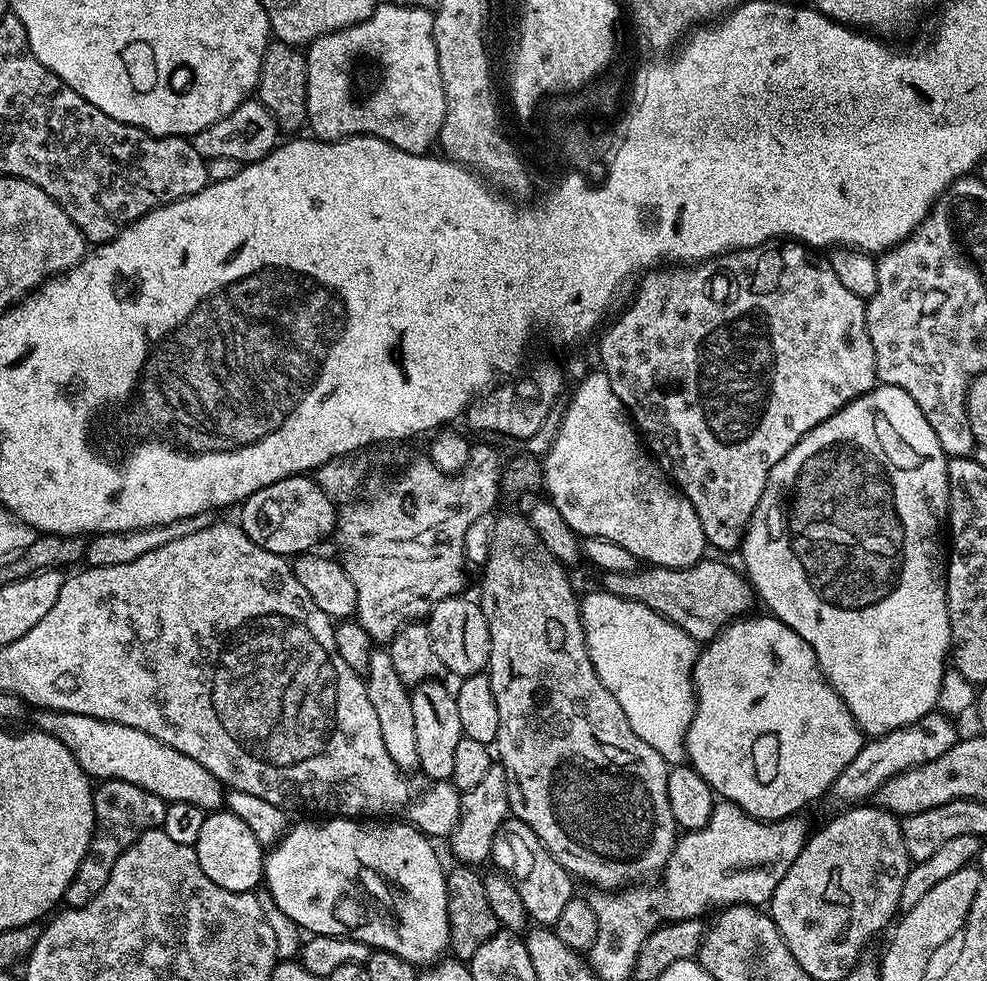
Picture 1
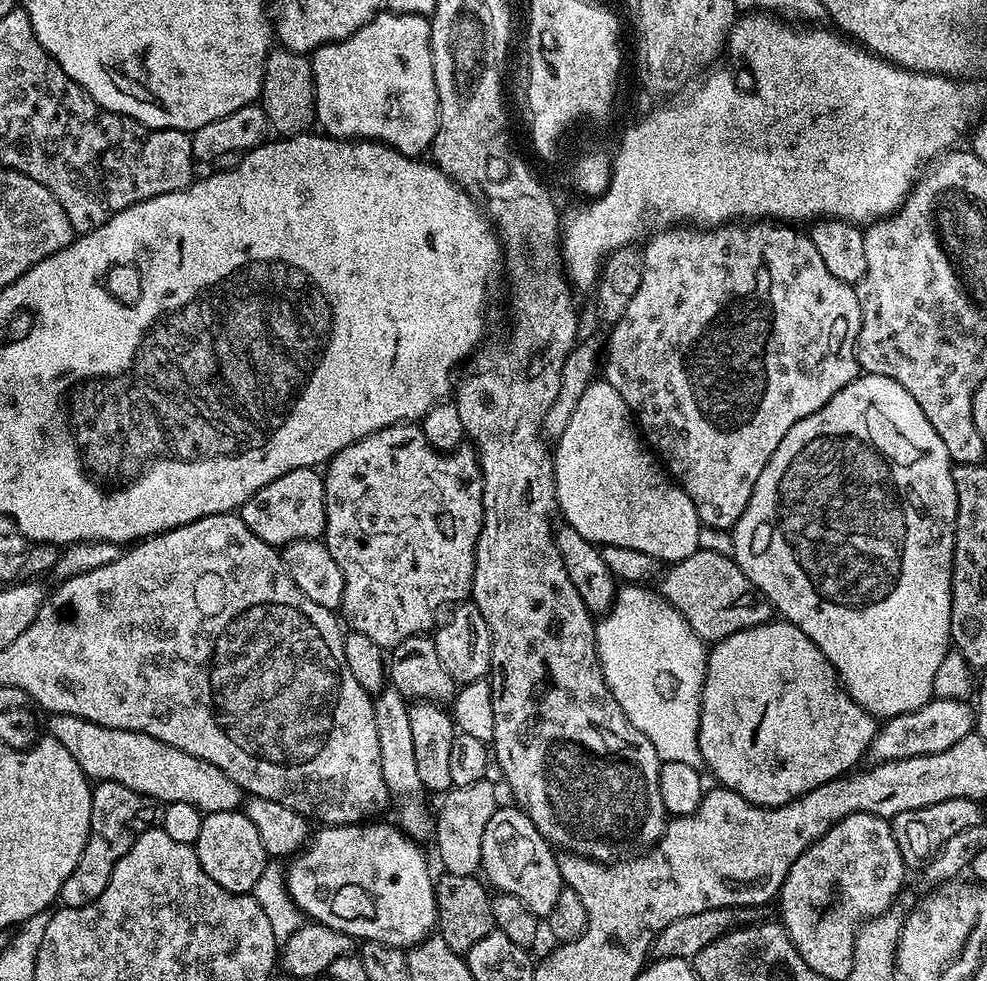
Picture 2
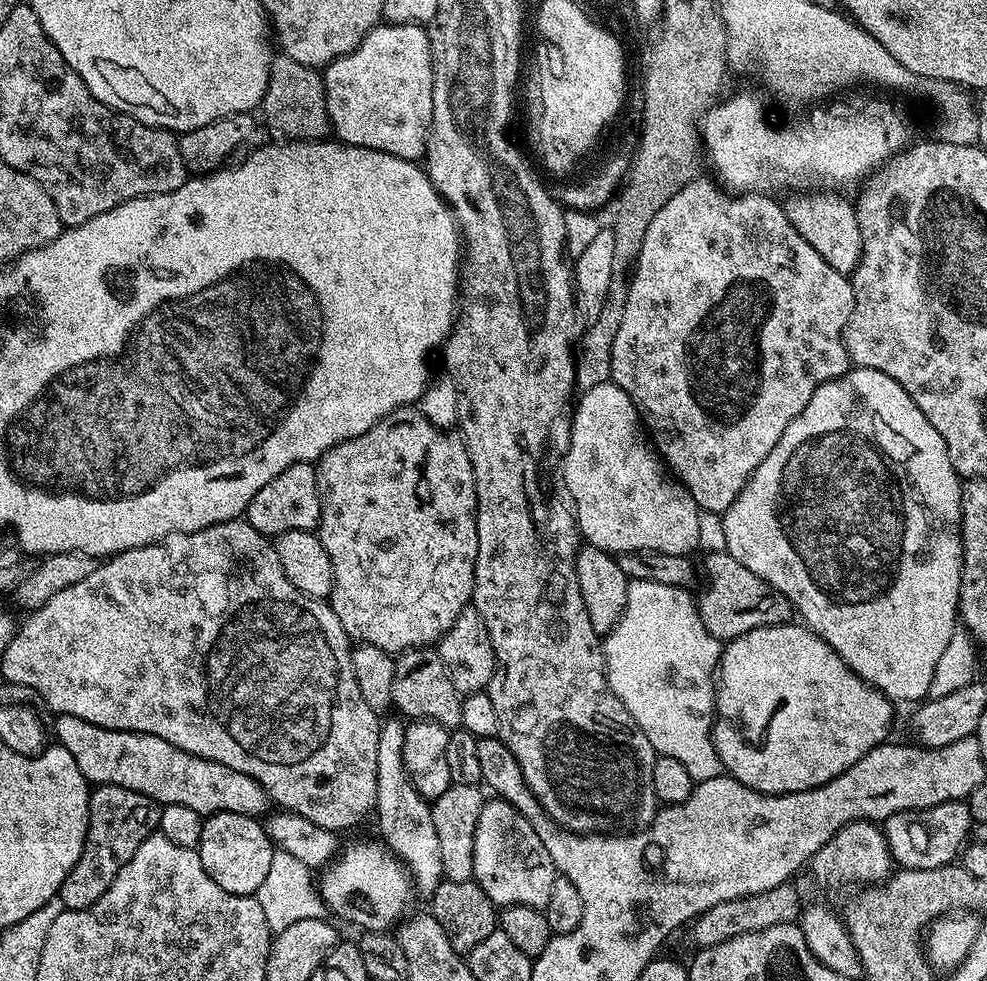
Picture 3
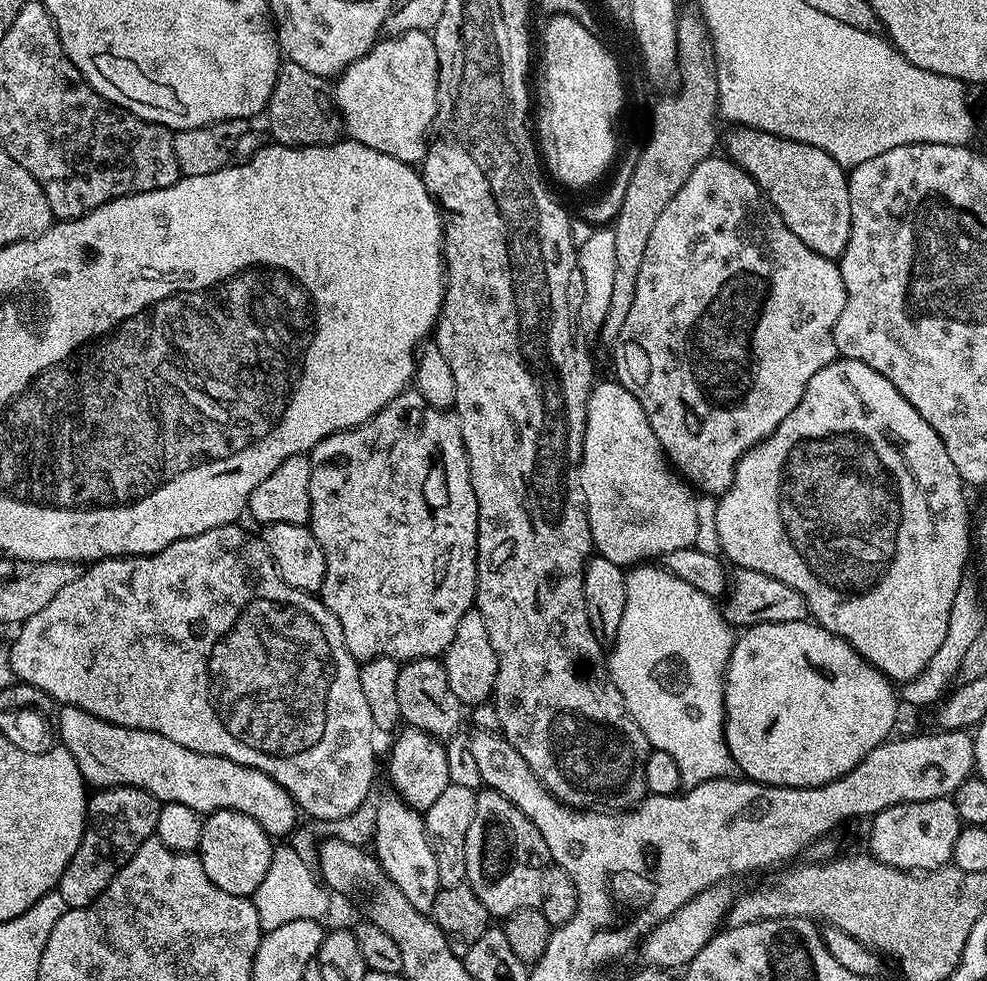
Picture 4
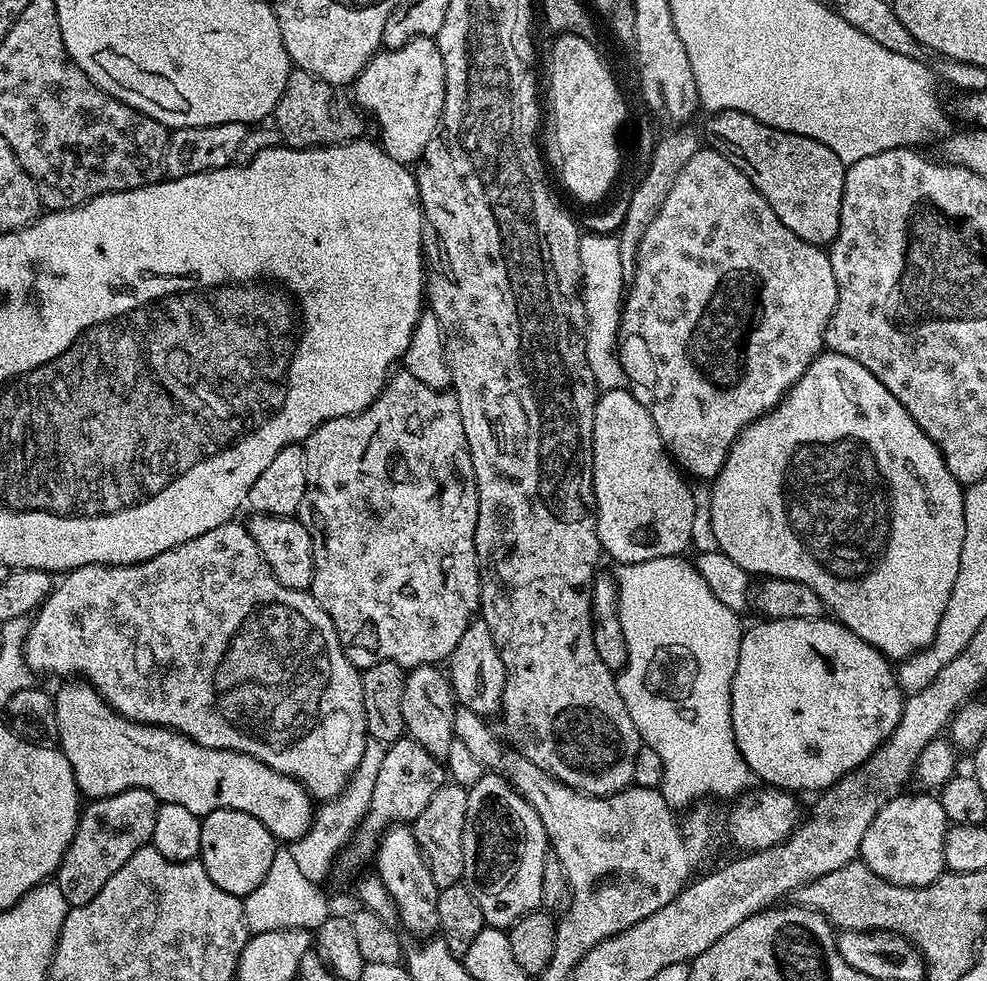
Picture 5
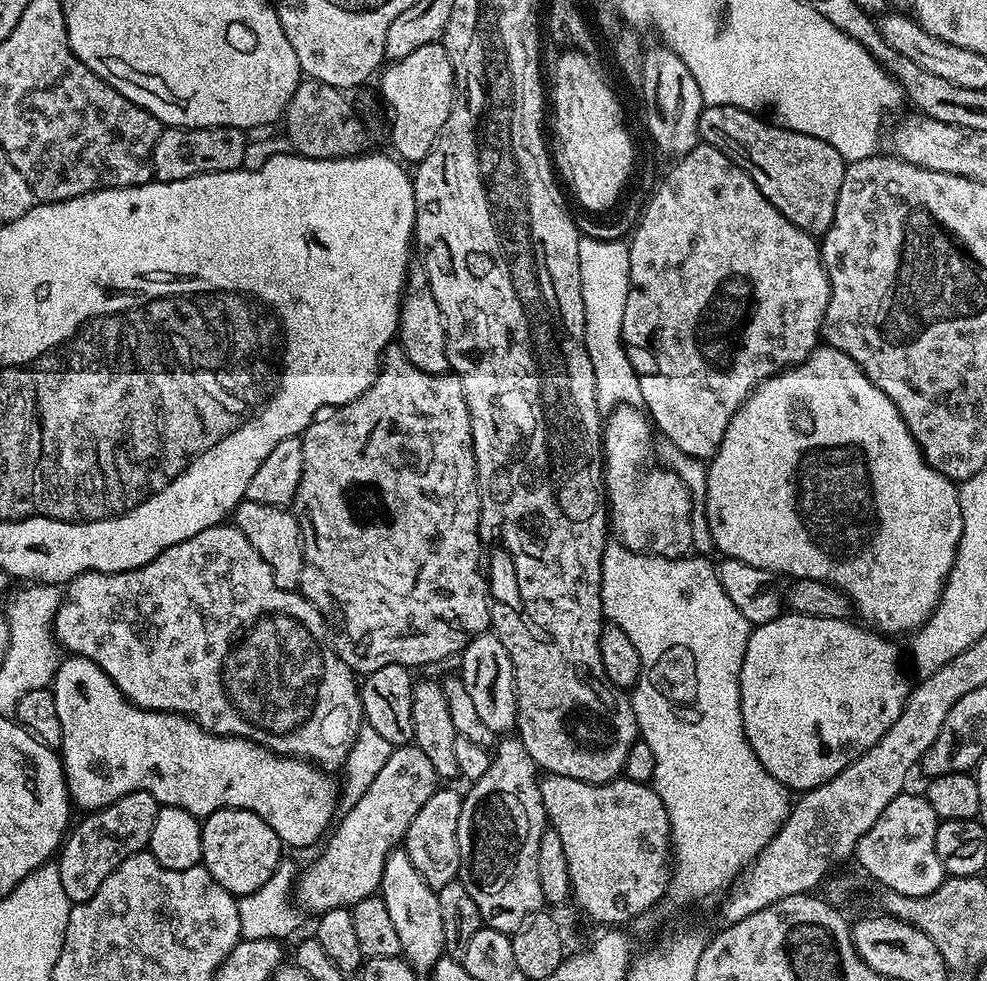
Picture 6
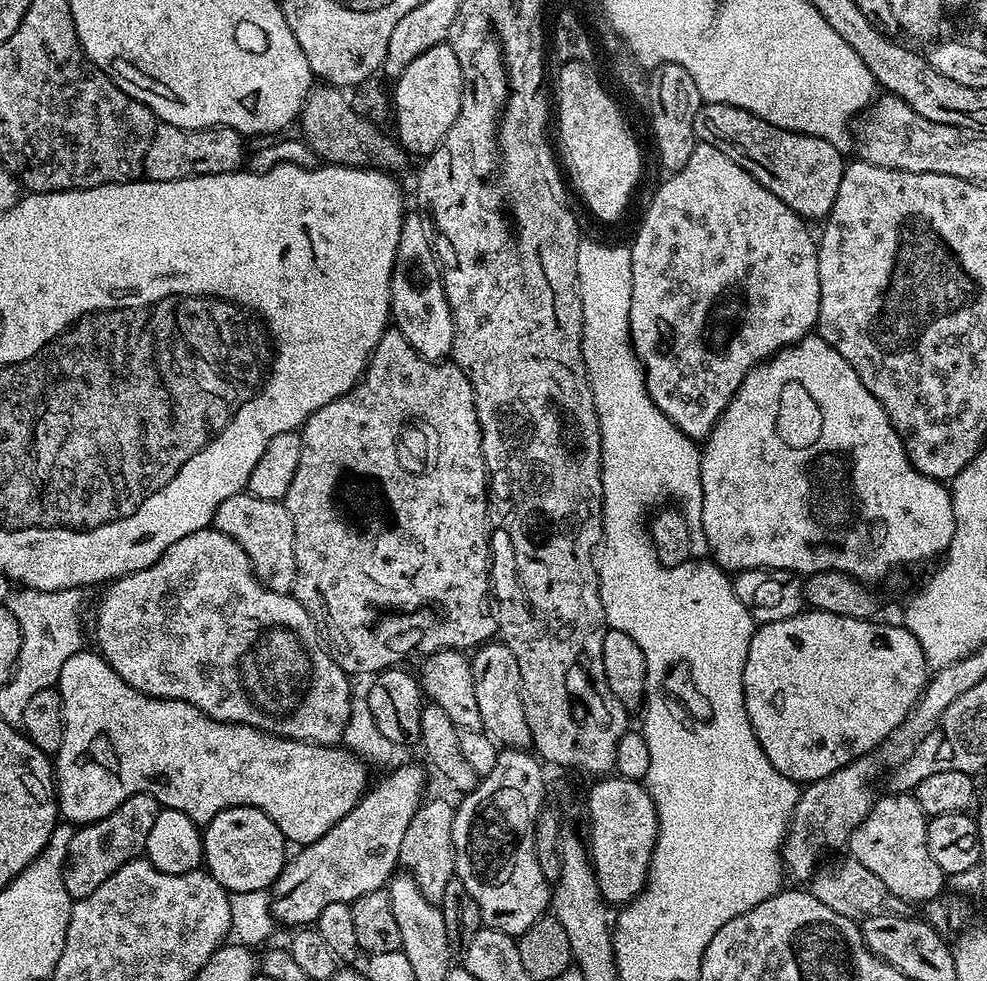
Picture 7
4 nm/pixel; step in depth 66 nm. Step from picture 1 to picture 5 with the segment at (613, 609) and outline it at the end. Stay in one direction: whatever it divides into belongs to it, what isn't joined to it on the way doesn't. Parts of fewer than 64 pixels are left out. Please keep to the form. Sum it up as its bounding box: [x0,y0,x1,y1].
[614,556,754,810]

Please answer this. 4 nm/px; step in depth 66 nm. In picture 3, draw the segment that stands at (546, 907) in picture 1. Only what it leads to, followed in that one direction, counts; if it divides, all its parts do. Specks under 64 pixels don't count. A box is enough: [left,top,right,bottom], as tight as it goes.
[474,798,558,910]

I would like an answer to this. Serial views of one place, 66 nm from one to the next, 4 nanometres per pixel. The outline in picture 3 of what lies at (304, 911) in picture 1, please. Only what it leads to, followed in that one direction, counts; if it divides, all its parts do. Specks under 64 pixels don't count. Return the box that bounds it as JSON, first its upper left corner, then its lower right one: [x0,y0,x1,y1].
[318,840,414,932]

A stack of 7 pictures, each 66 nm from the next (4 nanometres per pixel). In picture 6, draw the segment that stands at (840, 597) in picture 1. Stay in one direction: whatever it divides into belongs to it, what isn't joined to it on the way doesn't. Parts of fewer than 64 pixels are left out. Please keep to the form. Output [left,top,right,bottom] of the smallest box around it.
[702,346,962,634]

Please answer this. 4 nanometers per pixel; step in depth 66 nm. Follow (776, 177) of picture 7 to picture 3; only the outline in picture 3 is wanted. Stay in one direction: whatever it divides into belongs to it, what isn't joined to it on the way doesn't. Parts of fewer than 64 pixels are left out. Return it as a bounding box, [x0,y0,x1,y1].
[783,190,862,274]

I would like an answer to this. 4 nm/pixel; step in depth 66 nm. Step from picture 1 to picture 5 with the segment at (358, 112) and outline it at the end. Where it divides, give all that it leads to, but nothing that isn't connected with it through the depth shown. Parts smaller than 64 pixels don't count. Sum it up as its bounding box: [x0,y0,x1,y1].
[354,36,446,165]

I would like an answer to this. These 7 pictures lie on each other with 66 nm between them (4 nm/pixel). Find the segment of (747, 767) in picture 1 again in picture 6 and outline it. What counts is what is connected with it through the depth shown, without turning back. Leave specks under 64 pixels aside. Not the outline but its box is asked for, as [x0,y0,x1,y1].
[740,611,910,794]

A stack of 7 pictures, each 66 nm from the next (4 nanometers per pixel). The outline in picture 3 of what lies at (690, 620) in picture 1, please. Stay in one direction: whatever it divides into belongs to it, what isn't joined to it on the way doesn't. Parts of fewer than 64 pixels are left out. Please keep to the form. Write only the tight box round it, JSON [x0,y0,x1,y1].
[698,550,794,642]

